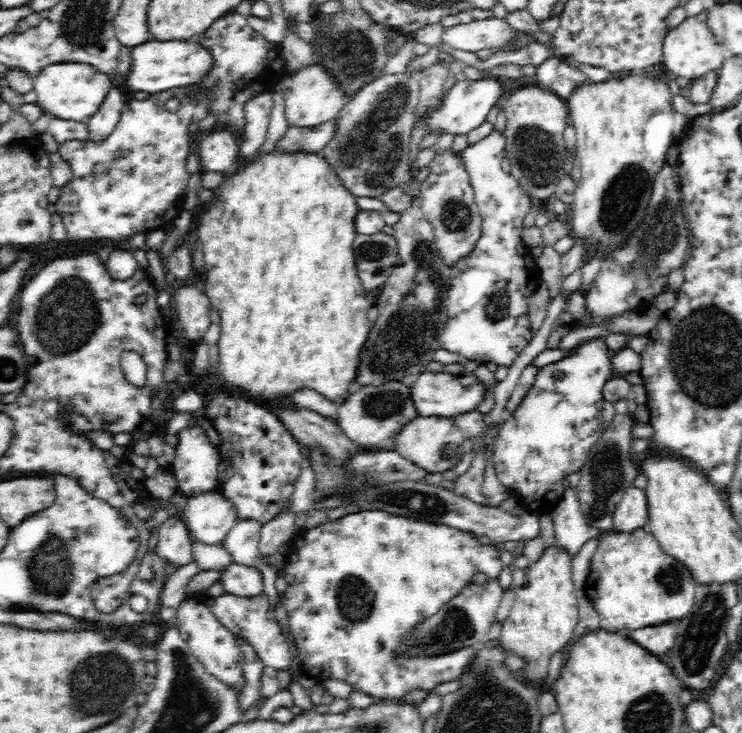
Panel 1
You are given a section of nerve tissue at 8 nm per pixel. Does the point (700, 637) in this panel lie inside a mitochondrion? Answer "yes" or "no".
yes

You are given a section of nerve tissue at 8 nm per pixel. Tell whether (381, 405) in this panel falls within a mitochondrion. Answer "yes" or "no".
yes

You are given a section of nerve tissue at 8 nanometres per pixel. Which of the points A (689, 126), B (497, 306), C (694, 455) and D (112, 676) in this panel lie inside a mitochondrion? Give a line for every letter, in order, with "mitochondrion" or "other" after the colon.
A: other
B: mitochondrion
C: other
D: mitochondrion

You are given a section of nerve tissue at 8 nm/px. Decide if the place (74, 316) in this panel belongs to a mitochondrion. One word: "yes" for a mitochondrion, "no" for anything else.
yes

